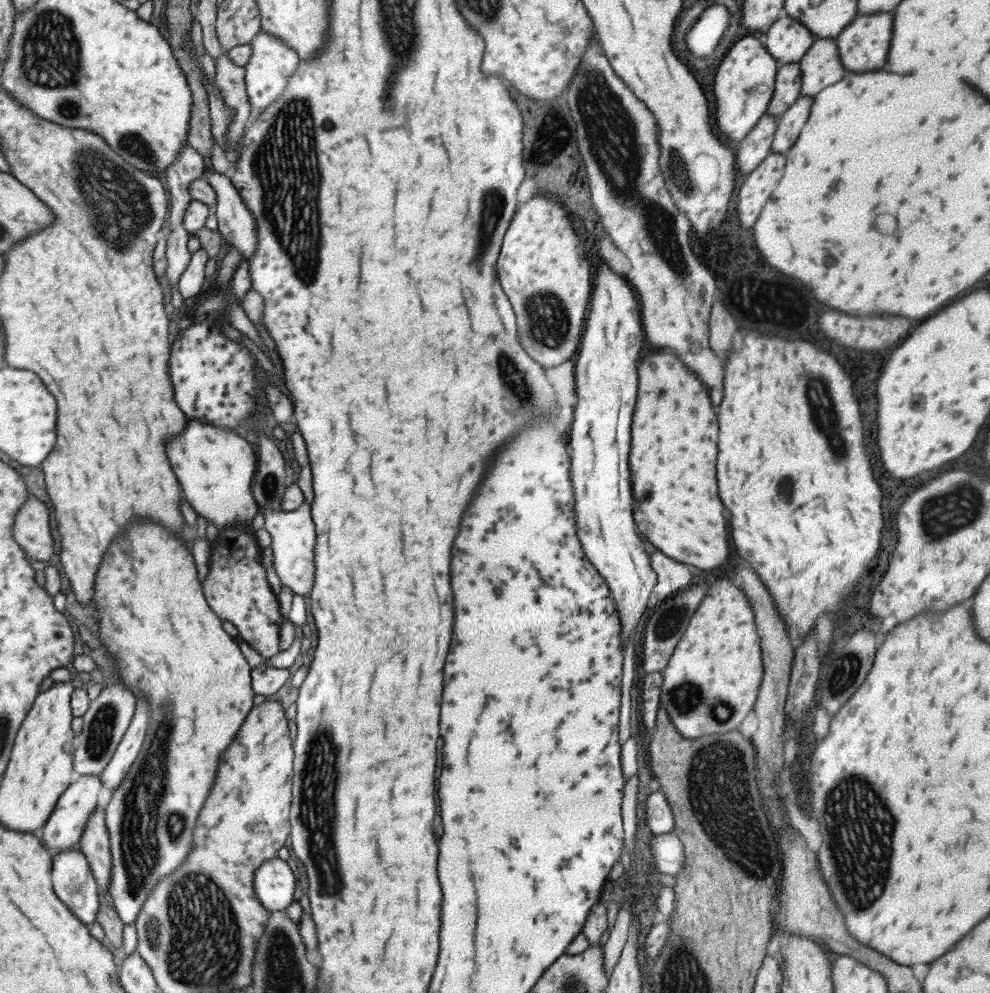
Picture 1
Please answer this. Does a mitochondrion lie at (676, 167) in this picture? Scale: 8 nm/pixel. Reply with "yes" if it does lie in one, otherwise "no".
yes

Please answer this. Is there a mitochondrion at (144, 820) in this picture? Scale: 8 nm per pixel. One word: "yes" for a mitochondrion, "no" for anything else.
yes

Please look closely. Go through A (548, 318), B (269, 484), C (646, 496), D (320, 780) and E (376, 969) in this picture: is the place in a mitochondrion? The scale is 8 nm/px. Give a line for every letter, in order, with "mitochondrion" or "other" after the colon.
A: mitochondrion
B: mitochondrion
C: other
D: mitochondrion
E: other

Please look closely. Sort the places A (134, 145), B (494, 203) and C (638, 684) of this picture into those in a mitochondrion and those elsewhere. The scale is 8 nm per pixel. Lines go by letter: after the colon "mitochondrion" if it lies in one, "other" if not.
A: mitochondrion
B: mitochondrion
C: other

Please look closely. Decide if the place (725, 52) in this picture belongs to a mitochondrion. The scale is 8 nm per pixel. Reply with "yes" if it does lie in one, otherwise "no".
no

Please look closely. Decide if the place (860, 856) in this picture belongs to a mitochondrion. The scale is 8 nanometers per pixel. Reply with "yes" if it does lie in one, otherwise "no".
yes

